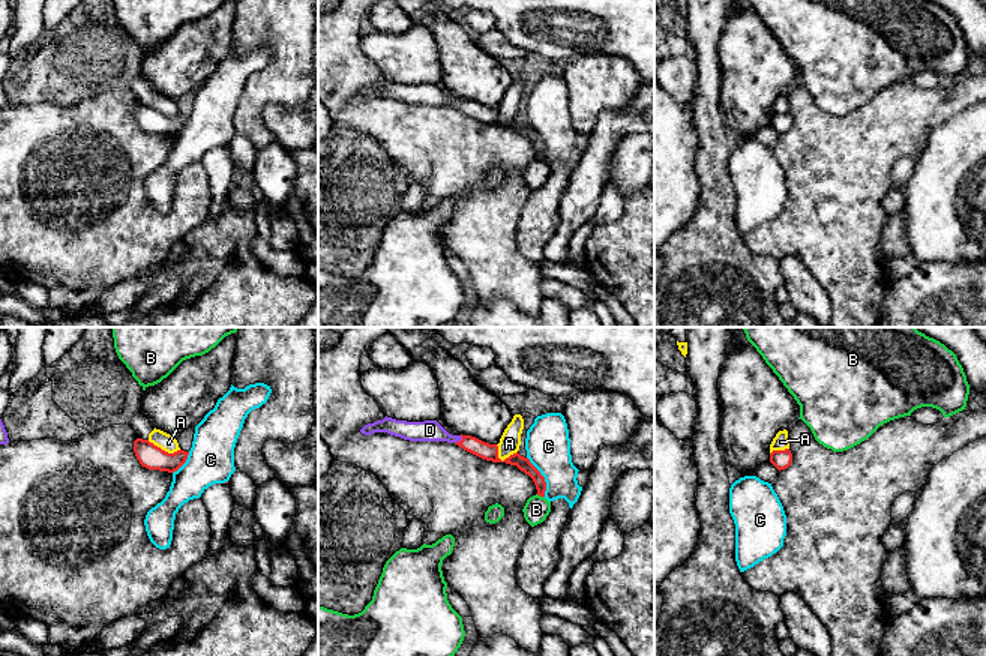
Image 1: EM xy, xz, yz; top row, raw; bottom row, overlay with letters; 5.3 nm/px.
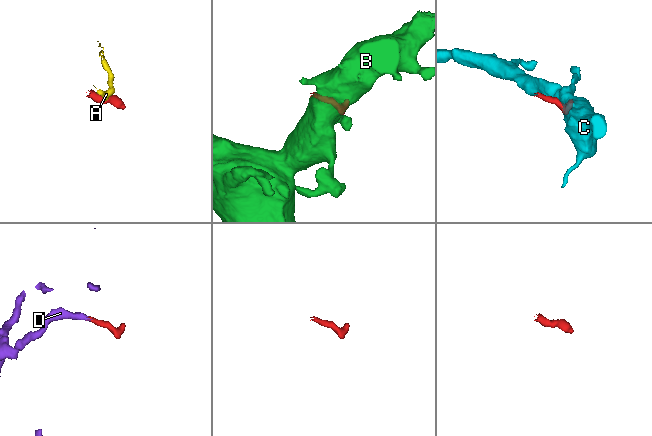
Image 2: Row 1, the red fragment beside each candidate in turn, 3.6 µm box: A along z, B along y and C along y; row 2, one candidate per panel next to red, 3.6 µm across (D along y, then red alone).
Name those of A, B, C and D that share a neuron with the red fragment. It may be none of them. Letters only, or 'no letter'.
D

